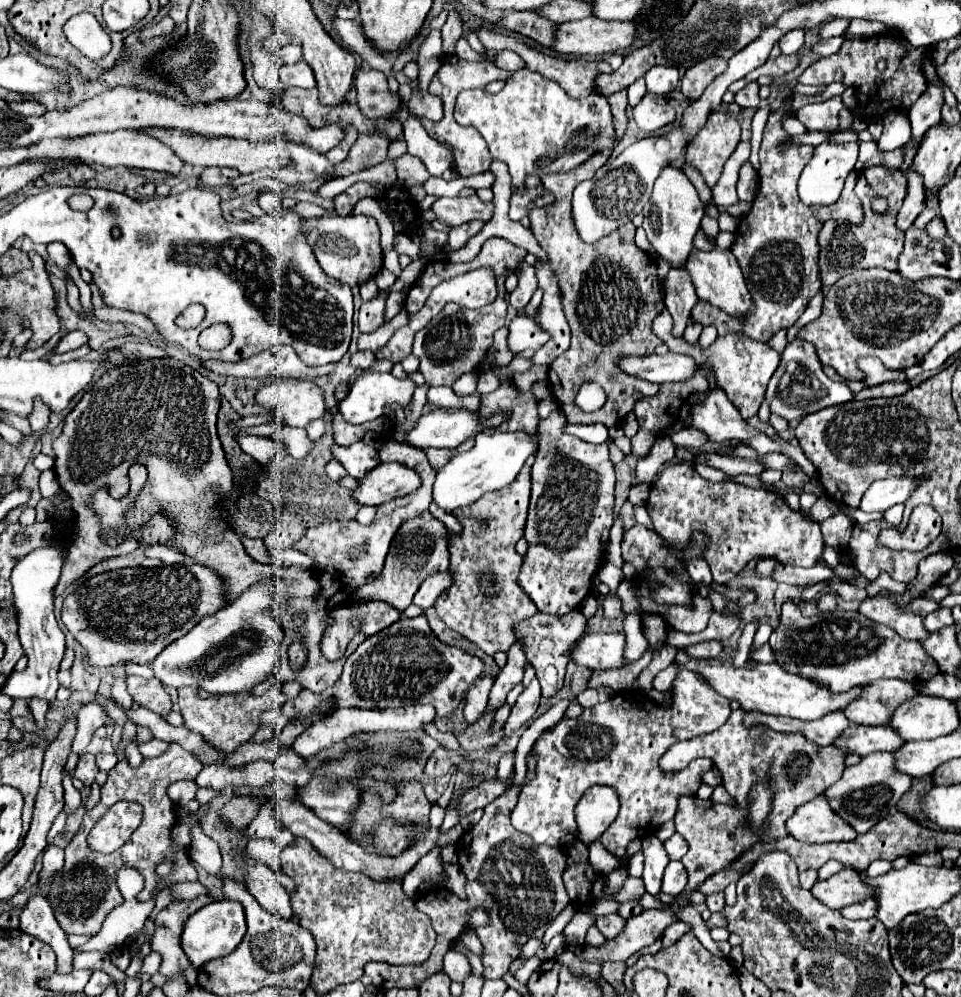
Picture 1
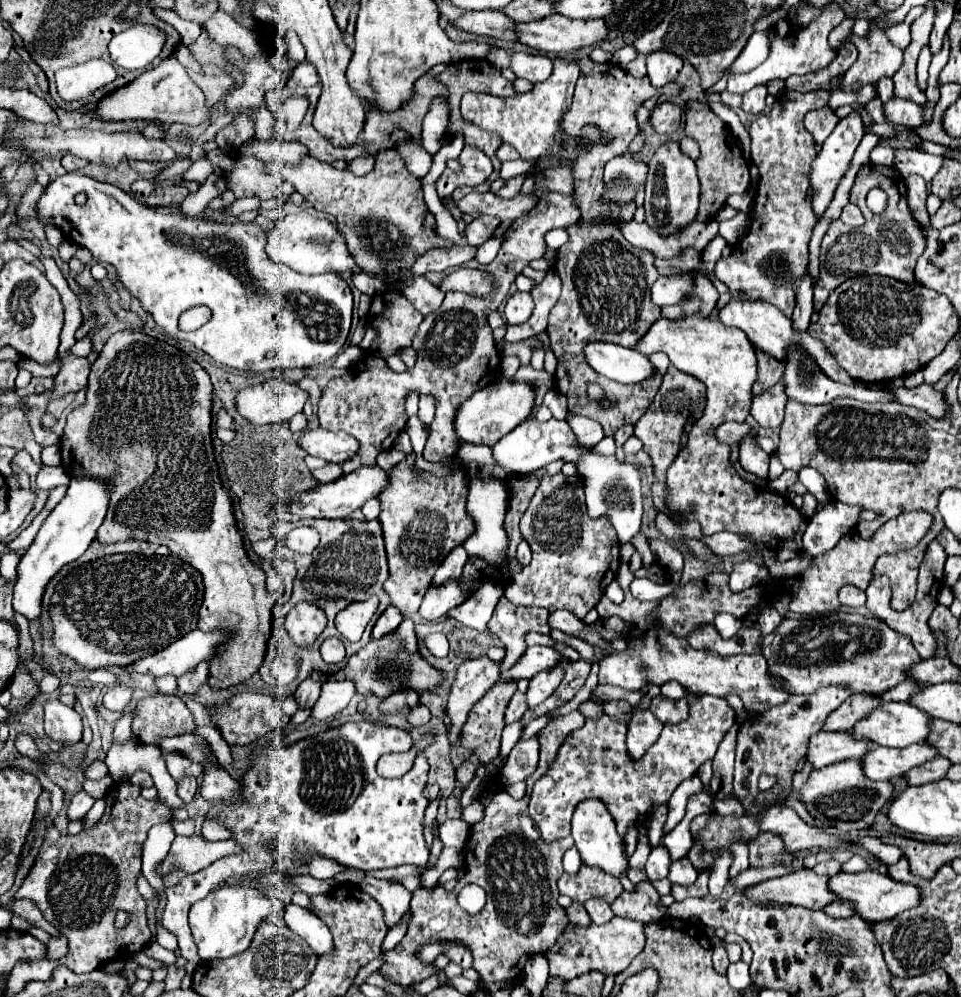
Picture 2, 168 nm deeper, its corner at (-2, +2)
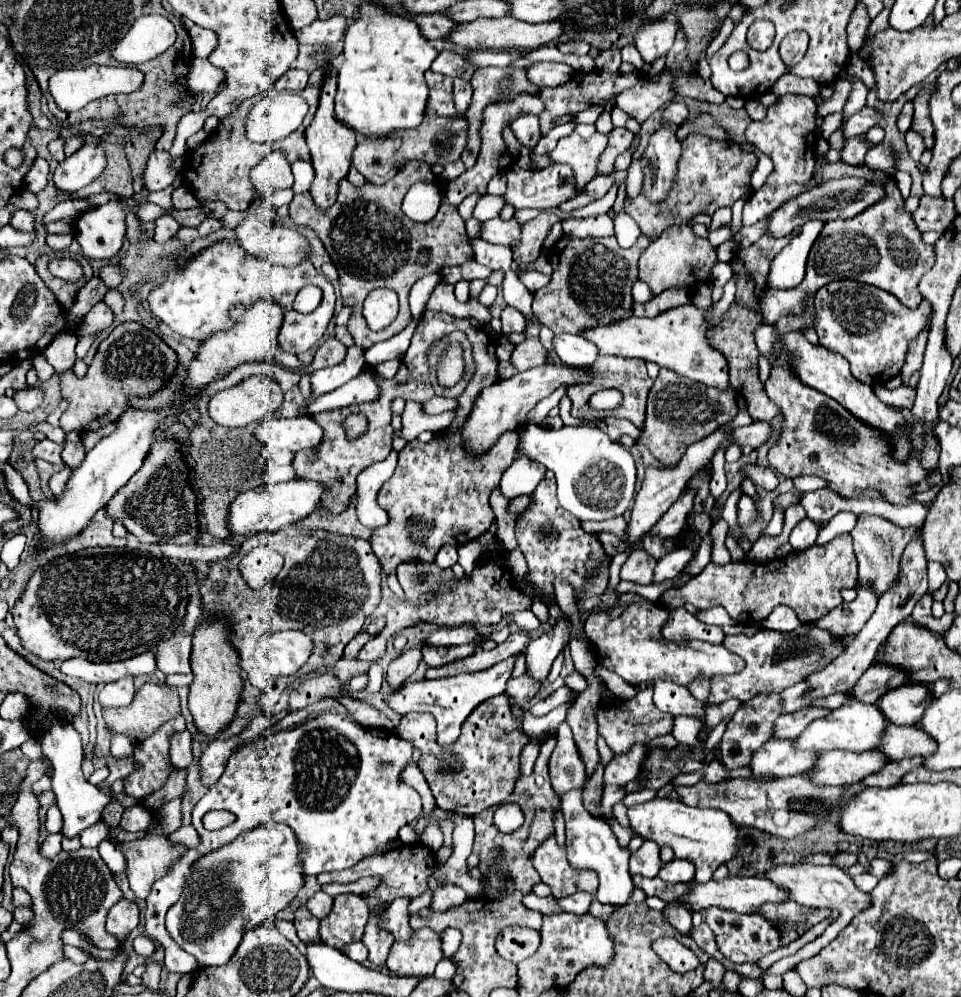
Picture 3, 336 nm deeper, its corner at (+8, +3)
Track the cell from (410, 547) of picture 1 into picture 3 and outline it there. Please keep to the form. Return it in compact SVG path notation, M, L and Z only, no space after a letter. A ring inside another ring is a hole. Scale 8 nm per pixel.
M509 430L507 434L499 436L499 442L487 450L485 454L471 454L451 432L435 432L429 442L411 440L407 446L399 452L399 462L395 468L395 474L381 486L377 494L377 504L387 510L389 524L383 528L373 530L371 536L371 548L375 556L379 558L385 574L395 572L397 564L411 562L411 560L423 560L433 562L435 554L443 544L457 544L469 542L473 538L479 538L489 530L489 526L495 520L495 514L489 506L489 494L501 480L501 474L513 464L517 458L517 432Z

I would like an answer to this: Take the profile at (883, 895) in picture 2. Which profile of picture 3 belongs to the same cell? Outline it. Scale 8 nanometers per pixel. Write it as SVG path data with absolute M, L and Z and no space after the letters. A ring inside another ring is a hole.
M791 862L791 864L779 864L779 866L773 866L769 868L767 872L763 872L763 876L767 876L767 880L775 882L775 886L787 890L787 894L791 894L791 900L797 902L797 904L803 904L803 906L811 906L811 908L837 908L841 912L841 916L827 926L825 934L809 944L805 944L797 954L793 956L787 956L787 958L781 958L779 962L775 962L767 974L785 974L789 970L793 970L801 960L807 960L811 956L815 956L819 950L823 950L849 922L855 914L859 914L861 910L865 910L869 906L869 894L863 894L855 888L853 880L849 878L847 870L843 868L837 868L837 866L815 866L815 864L807 864L807 862Z

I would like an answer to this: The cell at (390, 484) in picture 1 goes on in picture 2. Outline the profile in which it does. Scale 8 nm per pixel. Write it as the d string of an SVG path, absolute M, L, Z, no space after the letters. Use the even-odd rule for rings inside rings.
M379 465L375 467L359 467L353 473L343 475L341 479L337 479L335 483L325 483L309 493L303 493L301 499L297 503L293 503L287 511L291 515L297 515L301 519L345 519L351 511L363 507L363 503L367 503L373 497L379 497L381 491L389 485L389 471L381 469Z

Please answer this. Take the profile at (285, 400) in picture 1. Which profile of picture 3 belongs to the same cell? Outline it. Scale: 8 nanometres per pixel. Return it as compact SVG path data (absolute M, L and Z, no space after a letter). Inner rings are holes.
M251 376L241 380L239 384L219 390L215 396L211 396L209 400L209 416L227 428L237 428L237 426L247 426L247 424L255 424L261 422L267 416L273 416L275 410L279 410L283 402L283 392L279 388L279 384L269 378L269 376Z

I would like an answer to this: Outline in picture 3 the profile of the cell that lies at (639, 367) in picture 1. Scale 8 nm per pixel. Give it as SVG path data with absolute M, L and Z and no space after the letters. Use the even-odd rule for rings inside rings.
M555 334L553 352L561 362L569 366L587 366L587 364L593 364L595 358L599 356L595 344L587 342L579 334Z

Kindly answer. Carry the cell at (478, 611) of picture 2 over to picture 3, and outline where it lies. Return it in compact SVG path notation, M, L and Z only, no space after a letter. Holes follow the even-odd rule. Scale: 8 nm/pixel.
M471 540L471 542L459 546L459 564L465 568L467 574L473 572L479 556L481 556L481 550L479 550L479 542L477 540Z

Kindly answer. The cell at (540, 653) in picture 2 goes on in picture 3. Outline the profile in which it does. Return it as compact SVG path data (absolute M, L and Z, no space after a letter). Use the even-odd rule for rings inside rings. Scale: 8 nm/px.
M507 658L505 662L499 662L493 668L475 672L475 674L457 674L451 678L437 678L437 680L419 680L419 682L407 682L397 690L391 690L389 698L385 700L387 706L397 712L399 716L407 712L429 712L437 720L437 738L441 746L451 746L455 738L459 736L461 724L465 718L487 698L505 694L505 684L509 680L509 672L513 670L513 658Z

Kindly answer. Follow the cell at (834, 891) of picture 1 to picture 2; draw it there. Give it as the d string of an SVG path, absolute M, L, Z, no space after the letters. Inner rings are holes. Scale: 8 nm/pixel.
M797 869L791 875L769 879L747 889L747 897L761 903L789 903L809 909L823 909L833 903L829 877L815 875L811 869Z

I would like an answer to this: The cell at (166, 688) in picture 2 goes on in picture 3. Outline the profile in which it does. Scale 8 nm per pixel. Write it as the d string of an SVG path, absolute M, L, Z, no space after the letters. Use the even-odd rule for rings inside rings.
M173 674L168 675L166 678L166 684L173 687L185 687L189 686L193 680L193 674Z

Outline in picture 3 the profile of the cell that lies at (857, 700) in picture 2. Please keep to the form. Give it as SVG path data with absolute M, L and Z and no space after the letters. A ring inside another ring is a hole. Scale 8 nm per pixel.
M803 708L797 710L795 714L783 714L781 718L775 720L775 730L773 730L773 738L779 740L795 740L797 734L801 734L809 722L813 722L815 718L823 718L827 712L827 708Z

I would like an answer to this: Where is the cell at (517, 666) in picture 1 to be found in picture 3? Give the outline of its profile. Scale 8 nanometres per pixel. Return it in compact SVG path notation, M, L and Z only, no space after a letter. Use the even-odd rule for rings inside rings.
M505 694L489 698L471 712L471 718L463 722L461 734L451 752L441 752L441 746L435 740L435 724L431 714L409 712L401 718L395 732L421 750L417 766L423 772L437 806L463 816L479 814L485 808L507 800L513 792L513 782L519 776L521 748L529 742L519 718L511 714L509 698Z

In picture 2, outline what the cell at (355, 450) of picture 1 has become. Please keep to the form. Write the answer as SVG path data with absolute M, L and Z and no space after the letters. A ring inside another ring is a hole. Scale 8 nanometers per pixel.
M315 427L307 431L299 445L315 457L327 459L329 463L347 463L357 455L357 439L347 435L345 431L327 431L323 427Z

